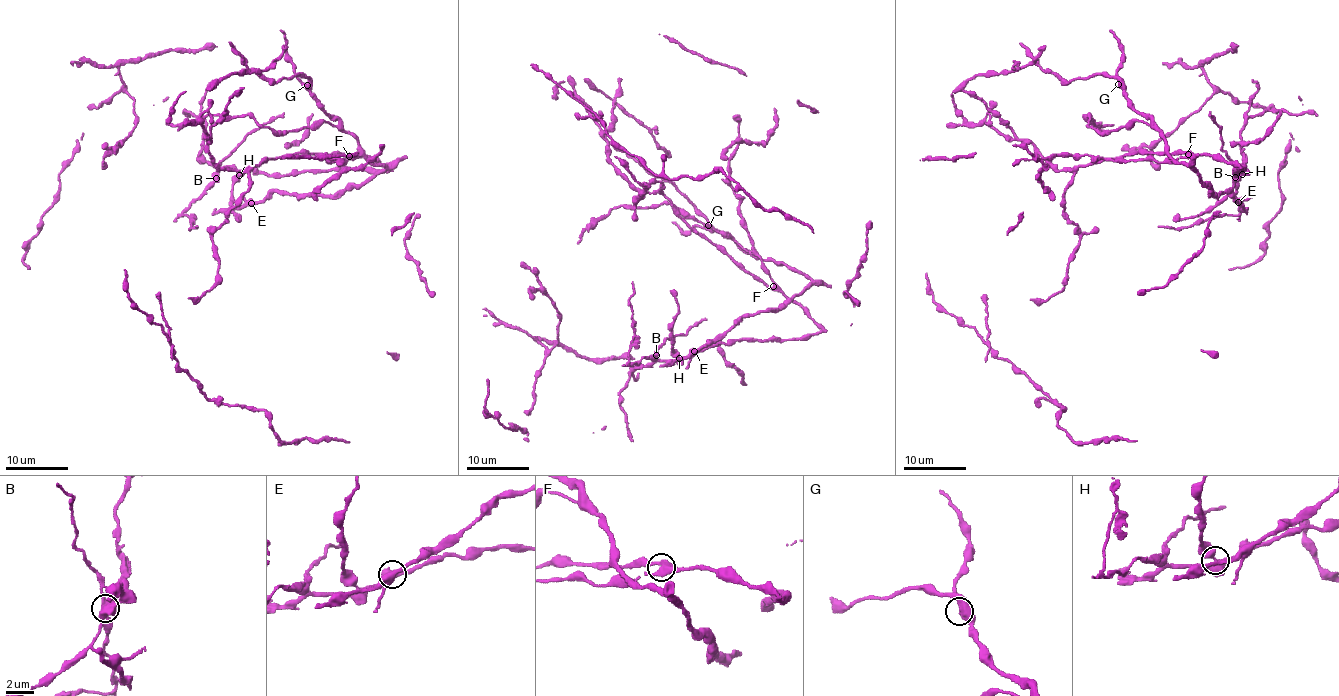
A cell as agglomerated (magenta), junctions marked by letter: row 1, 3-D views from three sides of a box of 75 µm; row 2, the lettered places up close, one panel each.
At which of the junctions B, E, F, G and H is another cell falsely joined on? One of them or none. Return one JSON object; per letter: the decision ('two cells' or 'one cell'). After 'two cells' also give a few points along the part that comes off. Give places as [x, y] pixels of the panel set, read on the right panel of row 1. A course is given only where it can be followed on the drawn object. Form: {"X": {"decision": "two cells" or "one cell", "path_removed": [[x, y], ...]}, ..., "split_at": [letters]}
{"B": {"decision": "two cells", "path_removed": [[1235, 177], [1238, 214], [1220, 214], [1197, 220], [1189, 226], [1158, 226]]}, "E": {"decision": "one cell"}, "F": {"decision": "one cell"}, "G": {"decision": "one cell"}, "H": {"decision": "one cell"}, "split_at": ["B"]}

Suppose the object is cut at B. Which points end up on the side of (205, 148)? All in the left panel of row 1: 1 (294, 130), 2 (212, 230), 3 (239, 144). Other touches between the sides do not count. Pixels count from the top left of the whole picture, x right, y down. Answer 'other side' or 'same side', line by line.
1: same side
2: same side
3: other side

